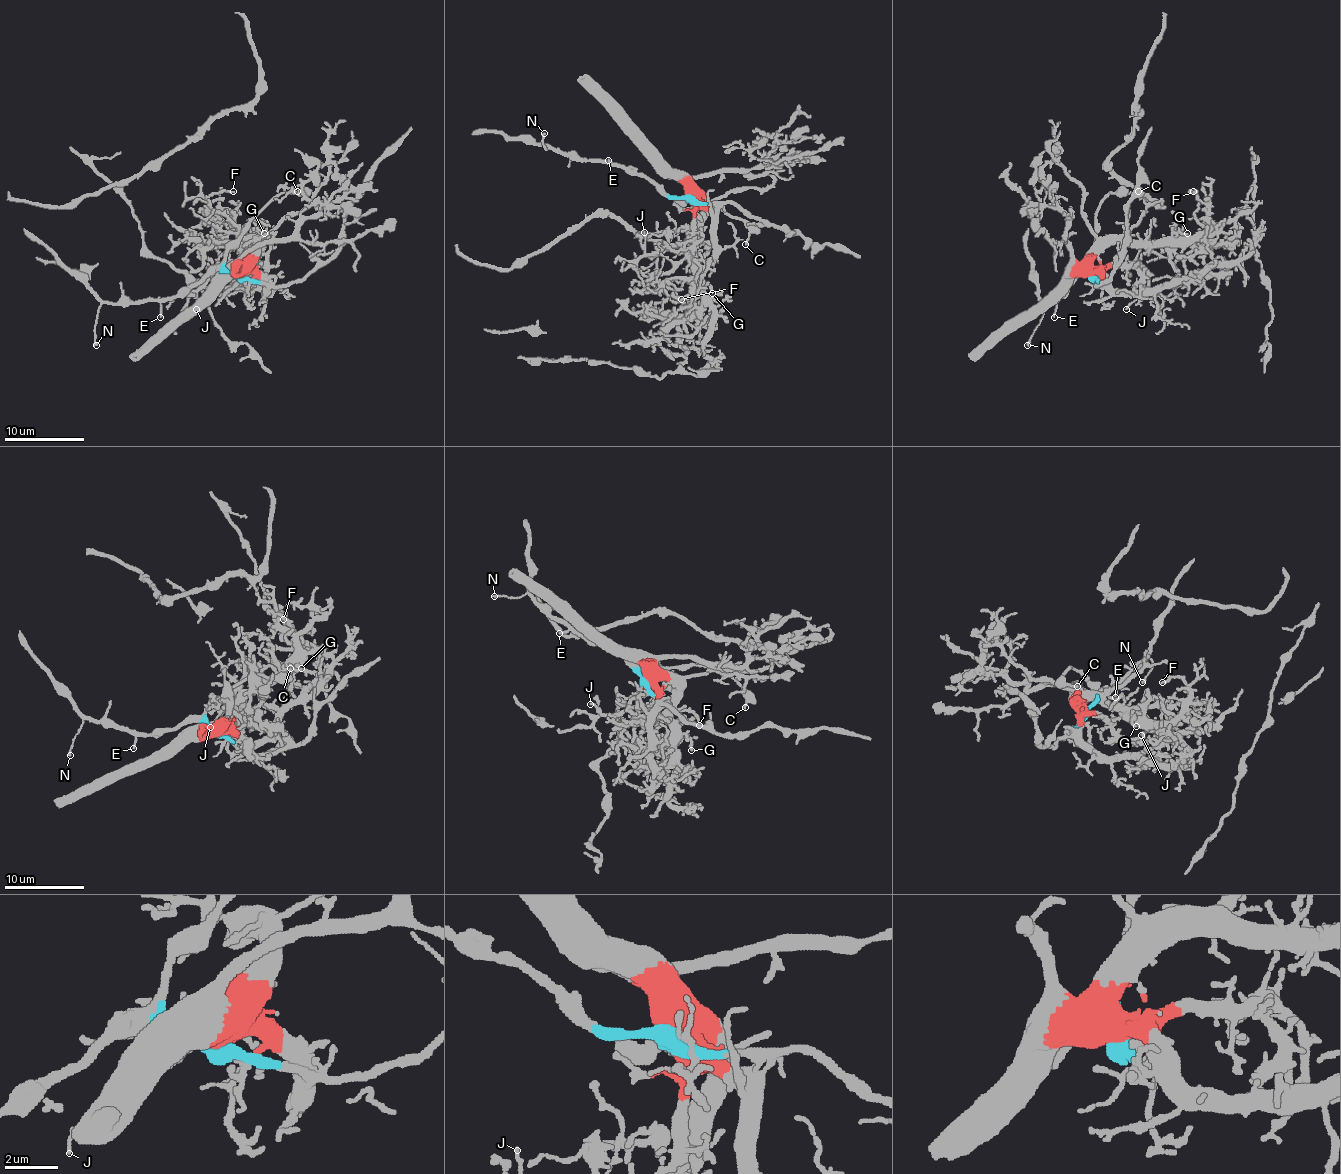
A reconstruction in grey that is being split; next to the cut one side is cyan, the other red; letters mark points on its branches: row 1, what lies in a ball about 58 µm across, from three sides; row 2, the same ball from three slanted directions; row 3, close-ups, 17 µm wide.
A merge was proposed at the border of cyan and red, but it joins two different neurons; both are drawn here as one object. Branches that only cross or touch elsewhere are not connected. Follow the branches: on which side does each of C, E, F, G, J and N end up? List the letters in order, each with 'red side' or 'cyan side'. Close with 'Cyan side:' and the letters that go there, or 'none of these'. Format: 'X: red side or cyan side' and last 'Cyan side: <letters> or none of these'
C: cyan side
E: cyan side
F: red side
G: red side
J: red side
N: cyan side
Cyan side: C, E, N

